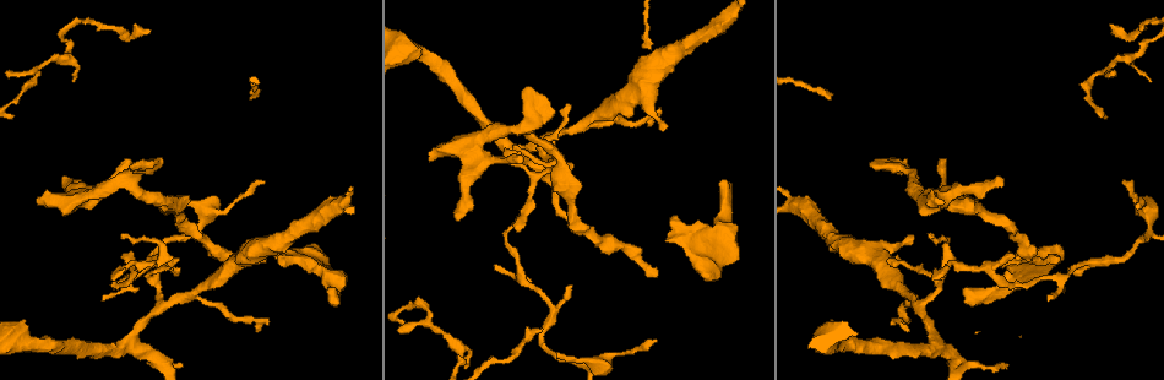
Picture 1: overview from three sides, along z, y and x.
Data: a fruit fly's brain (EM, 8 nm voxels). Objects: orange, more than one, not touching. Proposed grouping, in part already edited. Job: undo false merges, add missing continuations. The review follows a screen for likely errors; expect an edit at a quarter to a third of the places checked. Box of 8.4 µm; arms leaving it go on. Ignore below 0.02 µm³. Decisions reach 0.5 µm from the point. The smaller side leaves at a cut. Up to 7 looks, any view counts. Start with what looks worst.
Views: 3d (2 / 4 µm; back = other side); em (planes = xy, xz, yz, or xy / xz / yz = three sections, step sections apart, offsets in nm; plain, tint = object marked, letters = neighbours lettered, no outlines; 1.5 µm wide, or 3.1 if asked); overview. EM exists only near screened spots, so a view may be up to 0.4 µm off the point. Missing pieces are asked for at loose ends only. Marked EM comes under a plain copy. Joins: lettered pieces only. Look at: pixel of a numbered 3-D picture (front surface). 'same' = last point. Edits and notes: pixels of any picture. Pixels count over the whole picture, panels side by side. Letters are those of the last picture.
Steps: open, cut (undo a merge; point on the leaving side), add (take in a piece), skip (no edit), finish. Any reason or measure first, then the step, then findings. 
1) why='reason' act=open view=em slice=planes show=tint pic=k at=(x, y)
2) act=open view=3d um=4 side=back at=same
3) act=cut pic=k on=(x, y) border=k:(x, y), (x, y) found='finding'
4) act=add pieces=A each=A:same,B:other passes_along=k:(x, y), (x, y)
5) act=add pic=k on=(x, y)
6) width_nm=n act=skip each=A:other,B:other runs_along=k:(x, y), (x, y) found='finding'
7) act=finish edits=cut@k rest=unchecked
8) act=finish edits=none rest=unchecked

act=open view=3d um=4 side=back pic=1 at=(429, 161)

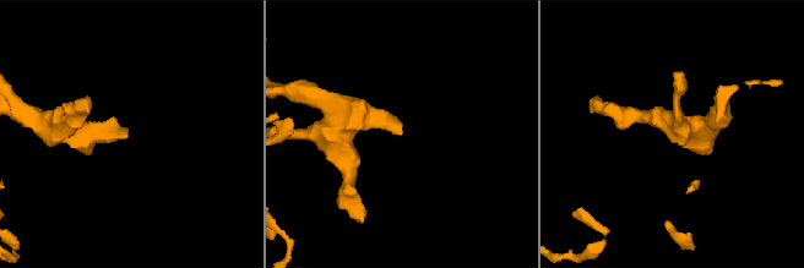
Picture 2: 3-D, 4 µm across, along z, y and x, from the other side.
act=open view=em slice=yz step=8 show=letters pic=2 at=(401, 134)

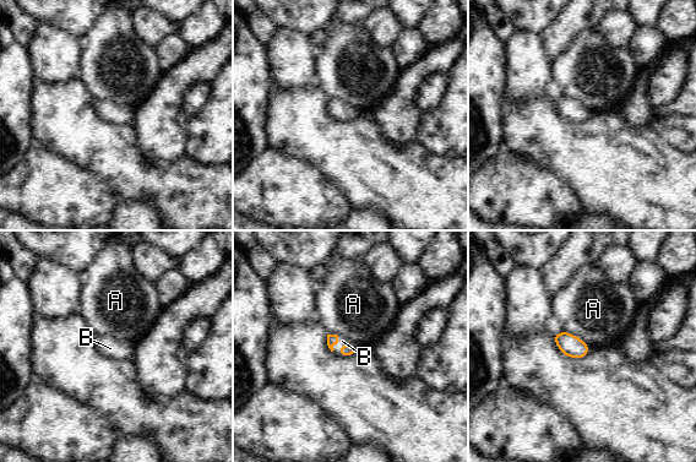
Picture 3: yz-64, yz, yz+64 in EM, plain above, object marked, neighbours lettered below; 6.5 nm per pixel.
act=open view=em slice=planes show=letters at=same

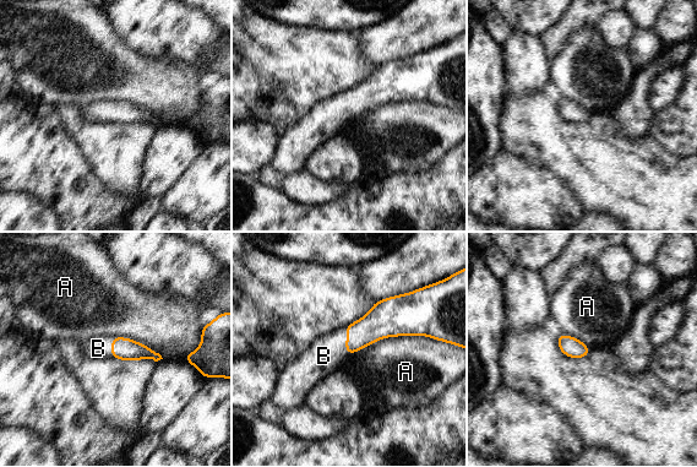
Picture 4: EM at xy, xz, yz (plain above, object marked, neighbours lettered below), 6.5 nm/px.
act=add pic=4 on=(324, 356) each=A:other,B:same found='it goes on there'

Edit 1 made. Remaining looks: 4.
why='branch stops here' act=open view=em slice=planes show=letters pic=1 at=(674, 215)

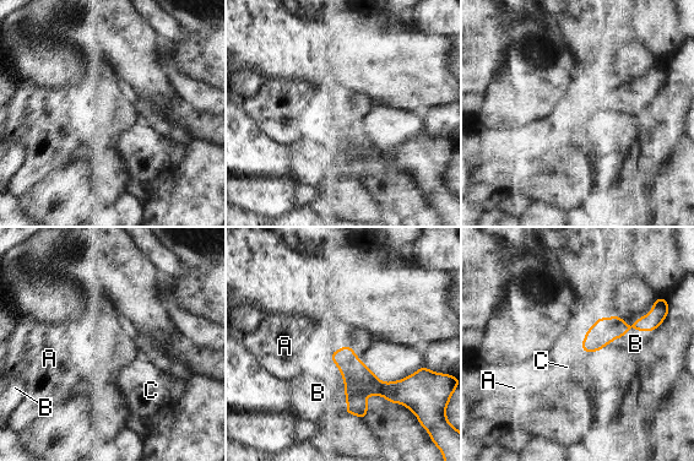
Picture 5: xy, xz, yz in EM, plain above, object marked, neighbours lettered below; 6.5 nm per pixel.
act=add pic=5 on=(318, 392) each=A:other,B:same,C:other passes_along=5:(359, 381), (345, 385), (318, 392) found='it goes on there'

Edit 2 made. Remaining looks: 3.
why='thin end' act=open view=3d um=4 pic=1 at=(932, 236)

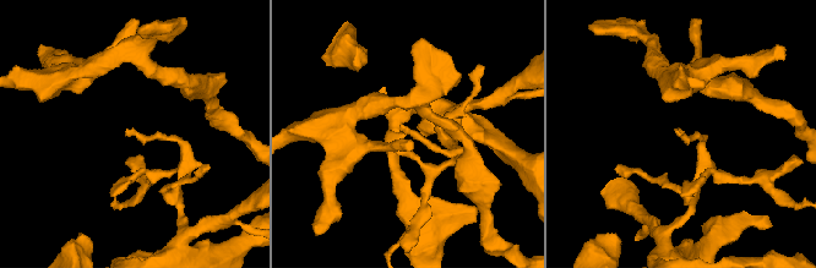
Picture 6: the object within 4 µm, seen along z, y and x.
why='shape alone is not enough' act=open view=em slice=planes show=letters pic=6 at=(128, 134)

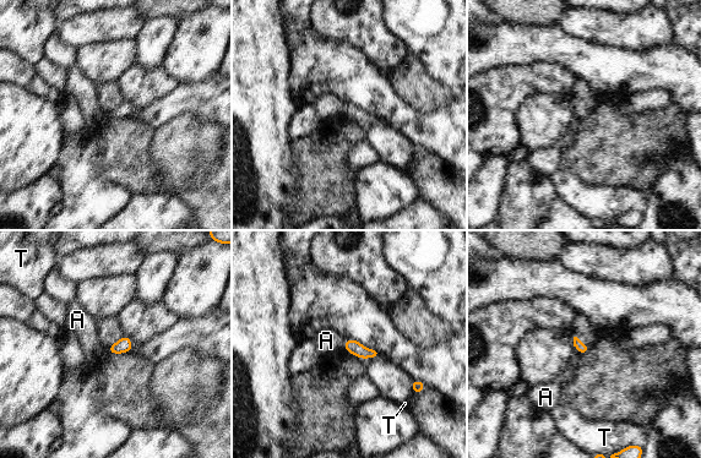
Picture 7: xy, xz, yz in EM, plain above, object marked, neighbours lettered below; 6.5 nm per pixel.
longest_contact=A:60nm act=skip each=A:other,T:other border=7:(347, 338), (343, 345) found='none of them fits'

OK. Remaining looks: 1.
act=finish edits=add@4,add@5 rest=unchecked

